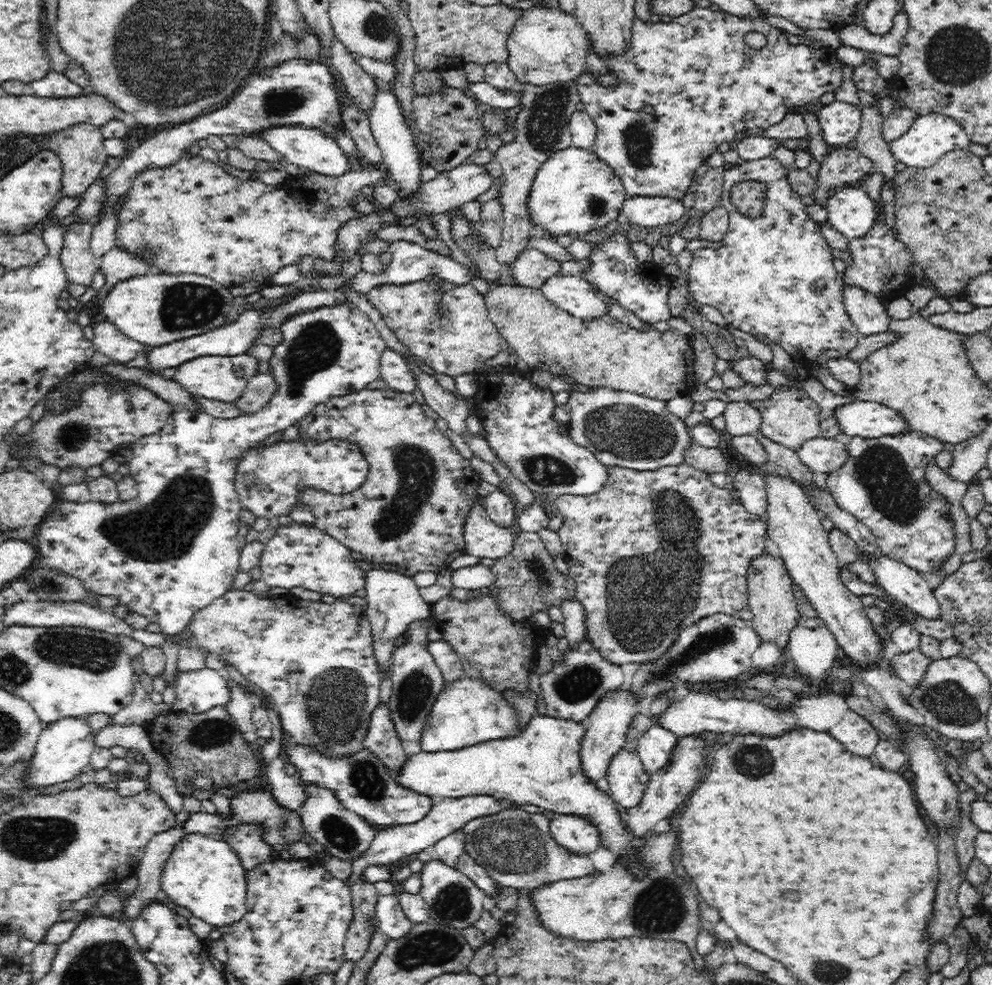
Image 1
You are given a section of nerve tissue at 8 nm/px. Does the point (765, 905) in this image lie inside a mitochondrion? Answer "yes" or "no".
no

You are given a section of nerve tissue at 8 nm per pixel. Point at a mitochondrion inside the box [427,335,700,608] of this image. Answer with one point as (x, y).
(622, 429)

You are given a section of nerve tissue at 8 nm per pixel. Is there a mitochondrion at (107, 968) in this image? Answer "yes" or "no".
yes

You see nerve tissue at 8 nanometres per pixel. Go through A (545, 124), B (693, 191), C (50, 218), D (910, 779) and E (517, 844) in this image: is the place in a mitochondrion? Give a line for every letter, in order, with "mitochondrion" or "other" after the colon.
A: mitochondrion
B: other
C: other
D: other
E: mitochondrion

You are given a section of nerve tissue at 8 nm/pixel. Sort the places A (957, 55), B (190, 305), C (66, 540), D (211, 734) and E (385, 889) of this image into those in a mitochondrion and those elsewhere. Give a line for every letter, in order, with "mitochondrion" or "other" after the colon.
A: mitochondrion
B: mitochondrion
C: other
D: mitochondrion
E: other

